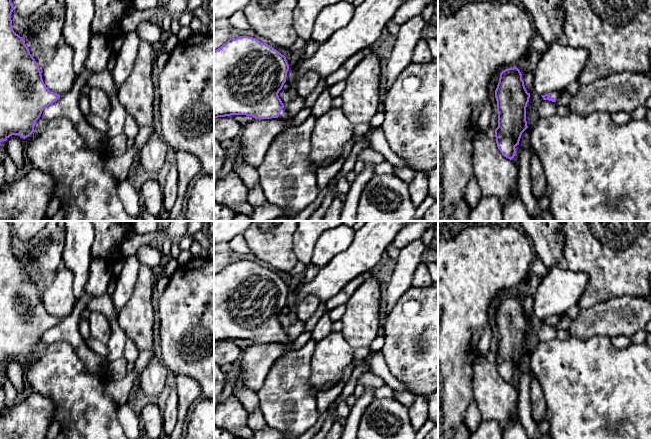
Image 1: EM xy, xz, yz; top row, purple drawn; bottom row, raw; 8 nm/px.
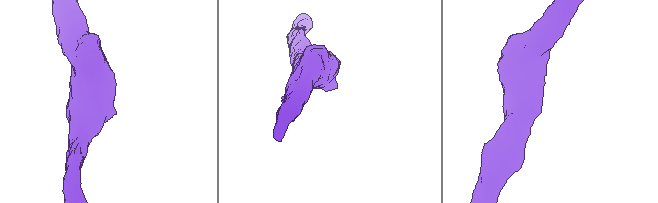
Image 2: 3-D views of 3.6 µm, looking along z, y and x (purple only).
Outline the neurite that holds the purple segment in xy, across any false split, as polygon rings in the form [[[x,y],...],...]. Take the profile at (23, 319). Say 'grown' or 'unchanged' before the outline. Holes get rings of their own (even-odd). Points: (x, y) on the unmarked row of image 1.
unchanged; [[[0,221],[0,366],[12,359],[23,363],[29,361],[42,335],[60,322],[59,318],[46,311],[25,264],[14,256],[11,244],[13,234],[11,221]]]

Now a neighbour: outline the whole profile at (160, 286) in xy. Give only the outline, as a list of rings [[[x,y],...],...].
[[[162,277],[155,283],[155,293],[158,295],[158,297],[161,297],[168,285],[169,278],[168,277]]]

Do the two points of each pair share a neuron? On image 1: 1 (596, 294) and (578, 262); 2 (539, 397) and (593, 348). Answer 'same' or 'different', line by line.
1: same
2: different

